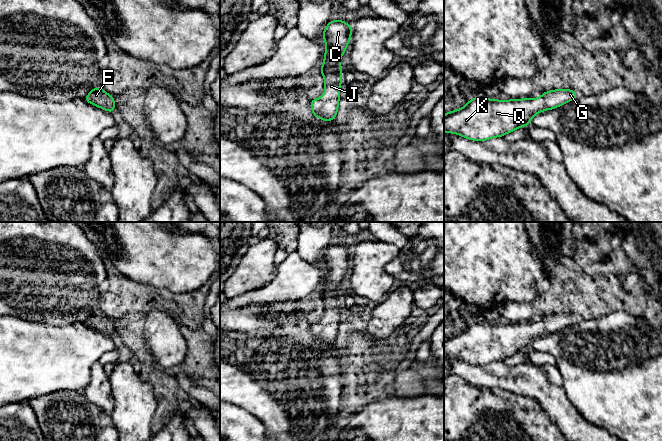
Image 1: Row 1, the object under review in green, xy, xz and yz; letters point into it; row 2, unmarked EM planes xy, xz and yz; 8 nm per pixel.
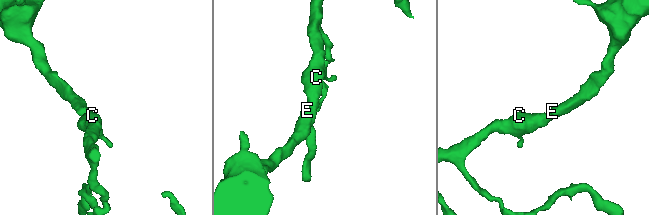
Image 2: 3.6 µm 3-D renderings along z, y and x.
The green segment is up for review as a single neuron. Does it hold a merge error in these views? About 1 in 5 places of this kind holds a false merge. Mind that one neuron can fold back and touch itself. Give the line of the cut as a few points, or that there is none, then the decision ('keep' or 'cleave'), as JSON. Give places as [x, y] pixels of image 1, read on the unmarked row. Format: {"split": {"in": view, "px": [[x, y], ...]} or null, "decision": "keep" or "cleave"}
{"split": null, "decision": "keep"}

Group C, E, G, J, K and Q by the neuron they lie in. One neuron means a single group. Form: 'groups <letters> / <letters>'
groups C E G J K Q

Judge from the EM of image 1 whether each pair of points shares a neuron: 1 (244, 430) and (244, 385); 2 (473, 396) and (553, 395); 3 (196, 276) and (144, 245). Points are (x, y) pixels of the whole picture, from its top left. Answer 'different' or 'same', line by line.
1: different
2: different
3: same

